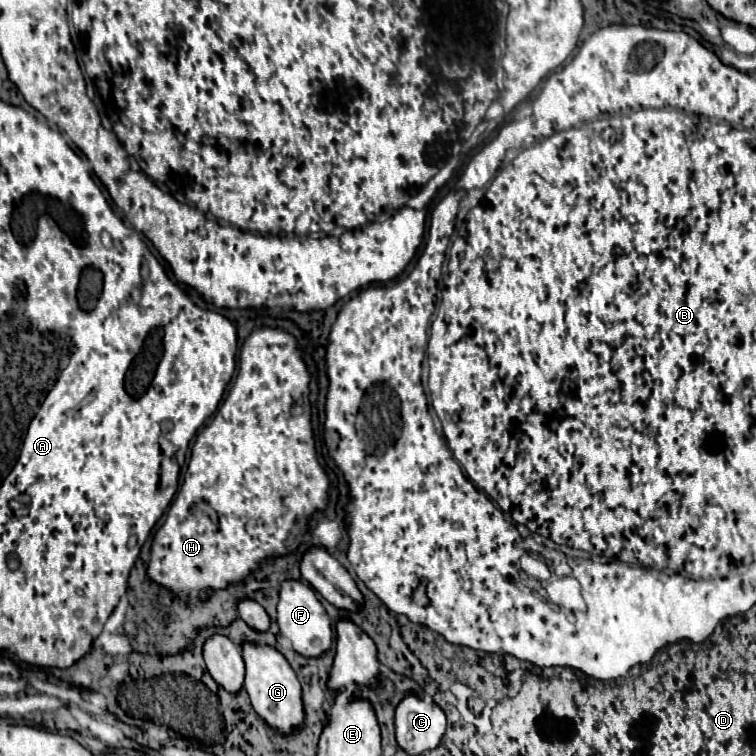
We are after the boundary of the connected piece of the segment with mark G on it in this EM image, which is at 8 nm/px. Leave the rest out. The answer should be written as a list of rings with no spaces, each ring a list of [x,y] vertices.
[[[245,640],[241,644],[241,654],[245,660],[245,690],[251,698],[255,712],[279,734],[287,736],[303,724],[303,702],[301,684],[281,652],[267,644],[255,644]]]

